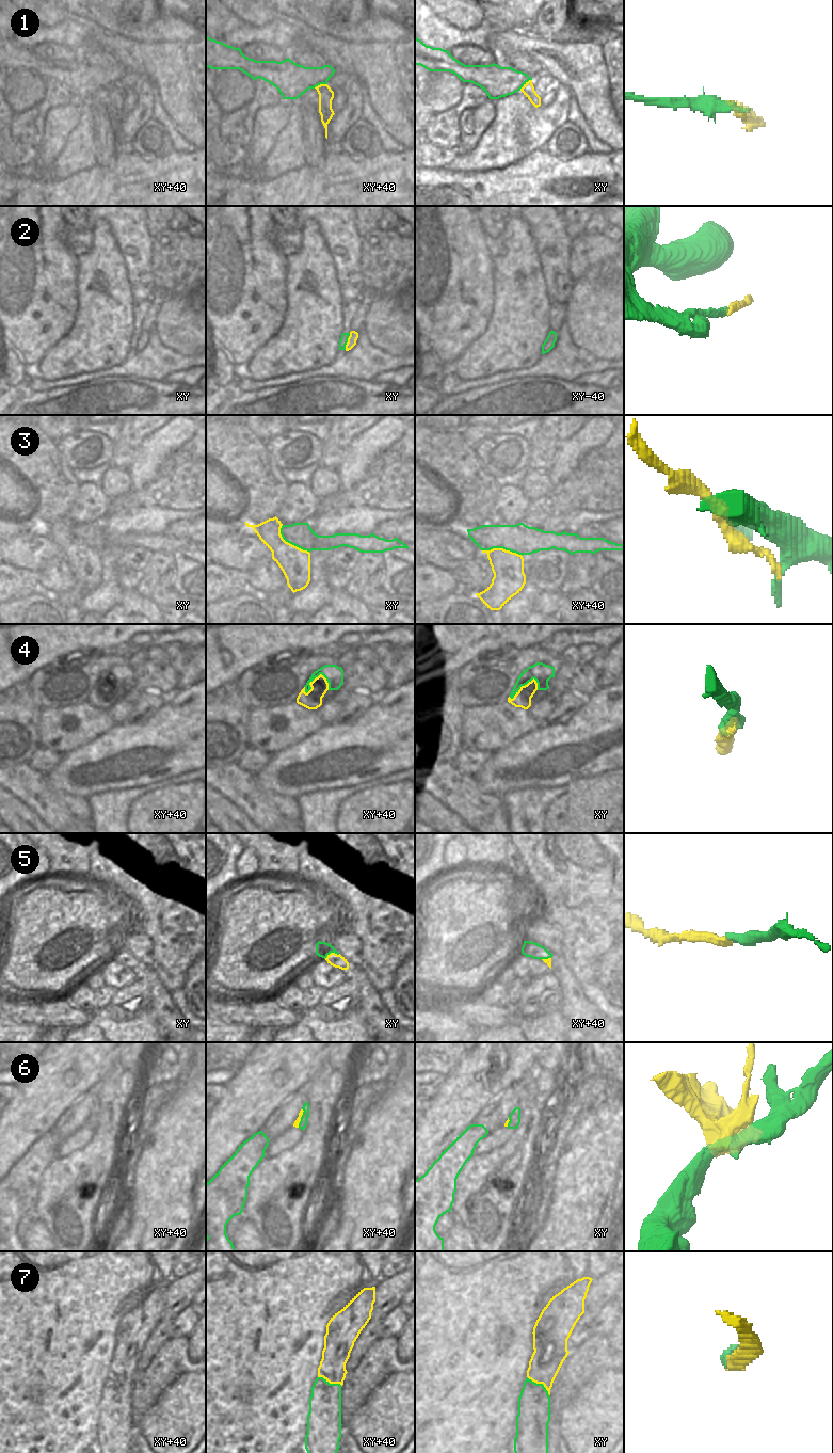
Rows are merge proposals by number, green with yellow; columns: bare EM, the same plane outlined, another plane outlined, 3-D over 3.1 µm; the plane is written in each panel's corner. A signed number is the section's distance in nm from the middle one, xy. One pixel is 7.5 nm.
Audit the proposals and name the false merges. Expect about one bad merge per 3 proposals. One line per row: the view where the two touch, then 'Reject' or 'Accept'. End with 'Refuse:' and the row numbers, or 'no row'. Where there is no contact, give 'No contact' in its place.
1: Touches green in xy. Reject
2: Touches green in xy. Reject
3: Touches green in xy. Reject
4: Touches green in xy+40. Accept
5: Touches green in xy. Accept
6: Touches green in xy+40. Reject
7: Touches green in xy. Accept
Refuse: 1, 2, 3, 6.

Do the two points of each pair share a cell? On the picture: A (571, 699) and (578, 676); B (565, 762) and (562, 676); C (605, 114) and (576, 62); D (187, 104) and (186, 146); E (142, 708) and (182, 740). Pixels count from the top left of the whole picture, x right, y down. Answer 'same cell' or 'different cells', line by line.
A: different cells
B: different cells
C: same cell
D: different cells
E: different cells

